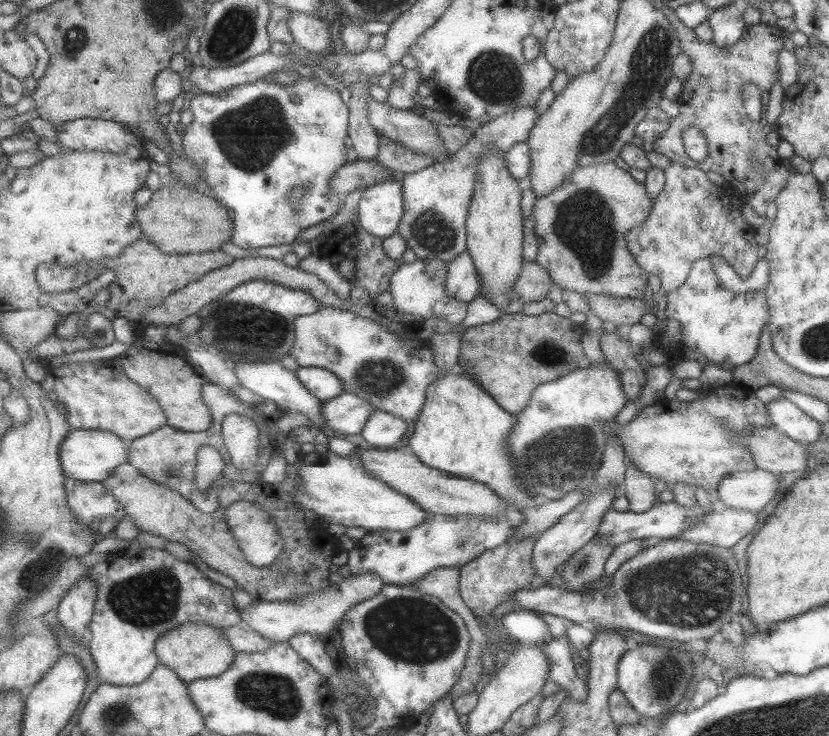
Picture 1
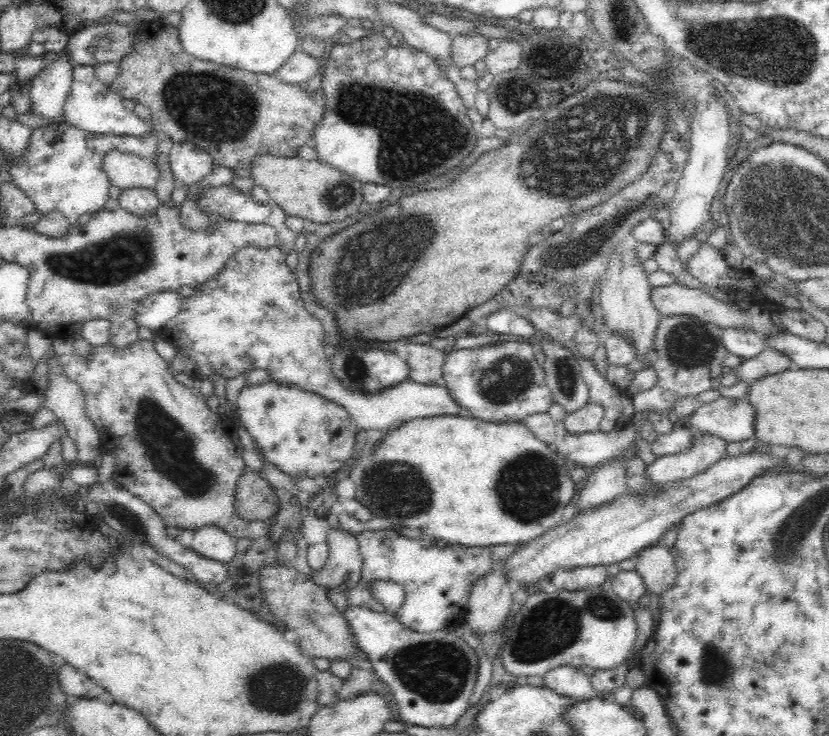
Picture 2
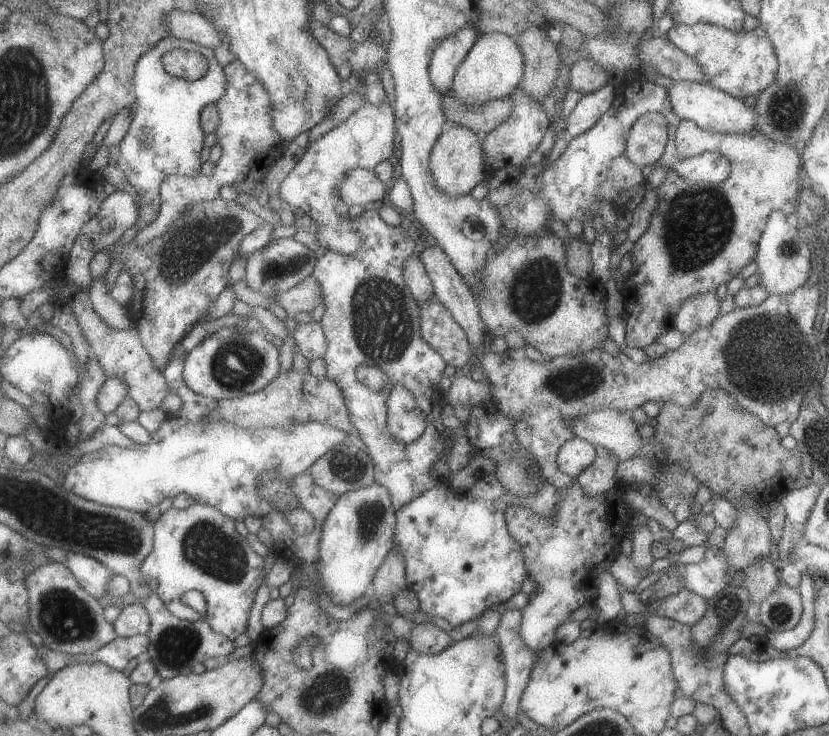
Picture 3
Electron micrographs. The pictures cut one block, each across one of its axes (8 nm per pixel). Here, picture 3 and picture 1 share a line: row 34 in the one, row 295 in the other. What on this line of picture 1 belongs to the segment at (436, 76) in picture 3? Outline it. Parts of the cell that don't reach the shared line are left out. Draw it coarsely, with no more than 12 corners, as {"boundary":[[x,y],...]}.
{"boundary":[[469,252],[450,263],[449,294],[470,302],[483,294]]}

